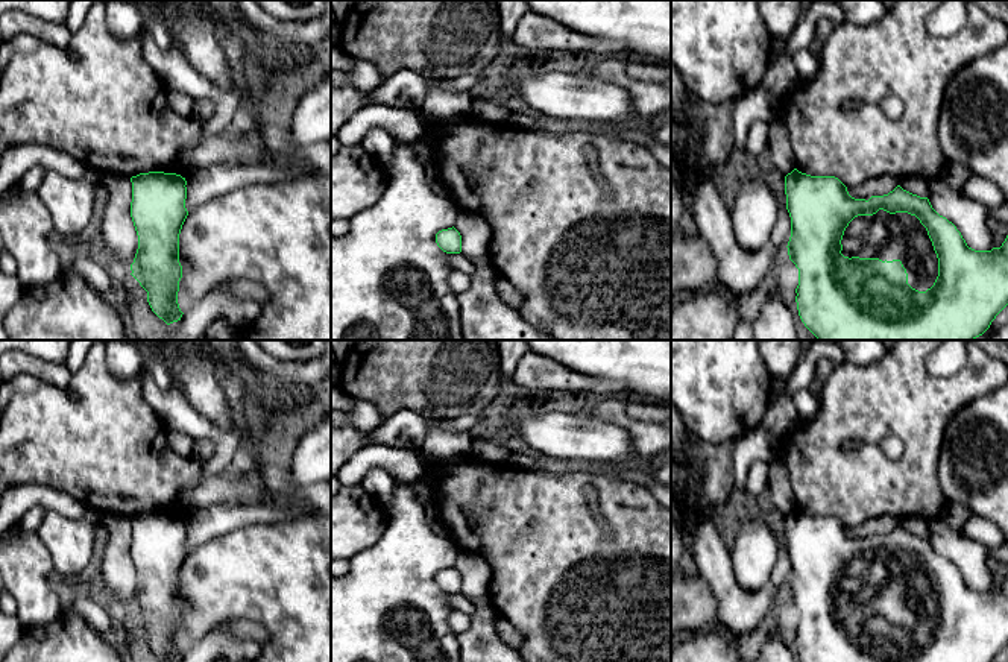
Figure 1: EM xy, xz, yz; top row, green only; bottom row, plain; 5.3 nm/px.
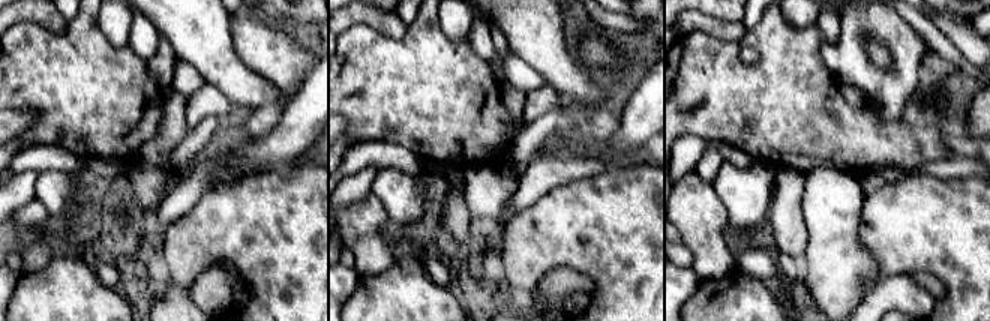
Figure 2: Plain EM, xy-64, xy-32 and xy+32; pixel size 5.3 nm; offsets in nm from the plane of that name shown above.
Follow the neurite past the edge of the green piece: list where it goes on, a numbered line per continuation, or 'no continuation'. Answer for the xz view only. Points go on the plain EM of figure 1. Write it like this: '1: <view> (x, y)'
no continuation

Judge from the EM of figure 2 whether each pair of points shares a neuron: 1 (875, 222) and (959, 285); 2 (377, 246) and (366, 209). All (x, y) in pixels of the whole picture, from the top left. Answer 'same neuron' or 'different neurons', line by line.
1: same neuron
2: same neuron

